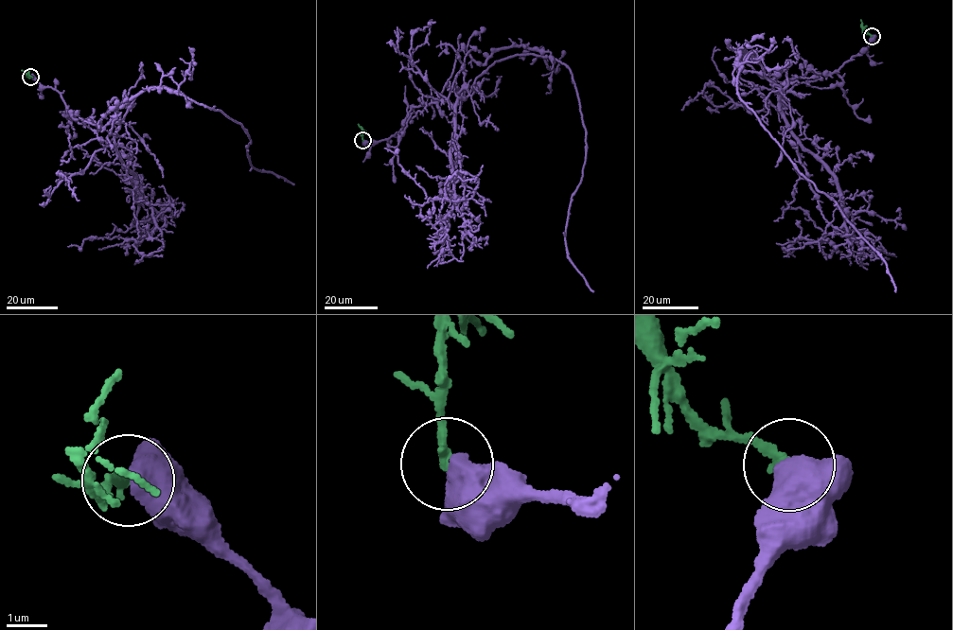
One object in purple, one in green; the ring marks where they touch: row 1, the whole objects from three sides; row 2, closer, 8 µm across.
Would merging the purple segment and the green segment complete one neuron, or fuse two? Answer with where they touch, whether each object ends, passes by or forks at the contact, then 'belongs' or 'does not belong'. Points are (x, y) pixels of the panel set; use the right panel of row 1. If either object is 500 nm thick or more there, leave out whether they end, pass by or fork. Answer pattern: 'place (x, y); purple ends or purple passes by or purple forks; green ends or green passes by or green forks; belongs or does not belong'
place (872, 36); does not belong

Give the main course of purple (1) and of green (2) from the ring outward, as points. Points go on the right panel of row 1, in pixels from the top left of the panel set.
1: (872, 36), (838, 70), (795, 84), (781, 110), (782, 88), (752, 53), (736, 91), (875, 249), (895, 292)
2: (872, 36), (865, 32), (860, 19)

